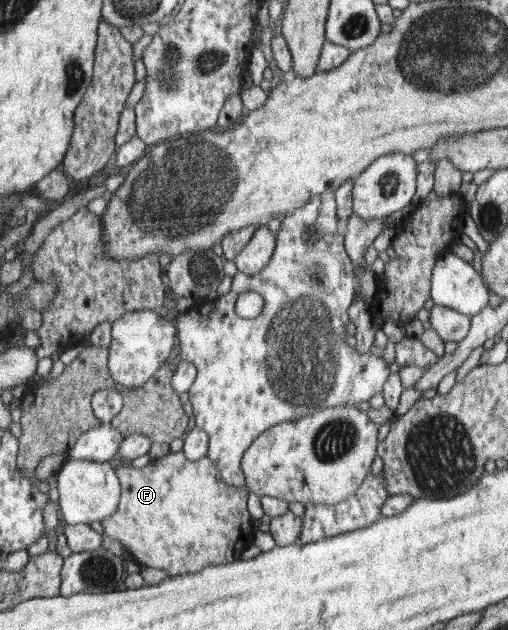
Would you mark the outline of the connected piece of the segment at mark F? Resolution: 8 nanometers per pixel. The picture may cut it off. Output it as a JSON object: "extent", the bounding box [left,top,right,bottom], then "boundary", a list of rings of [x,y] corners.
{"extent":[101,452,252,577],"boundary":[[[170,452],[167,455],[157,458],[156,460],[152,459],[149,463],[142,468],[132,467],[130,462],[120,462],[116,465],[116,470],[120,477],[120,482],[122,483],[122,488],[124,489],[124,496],[122,501],[120,501],[119,510],[116,510],[116,513],[112,514],[111,517],[108,517],[101,522],[105,534],[115,538],[119,543],[122,543],[125,551],[130,555],[130,558],[138,563],[140,566],[144,567],[153,567],[156,569],[164,570],[168,573],[168,577],[176,577],[179,575],[186,574],[196,574],[203,570],[206,566],[212,564],[224,564],[228,565],[234,560],[240,560],[240,552],[244,552],[250,544],[252,543],[252,524],[250,524],[250,514],[246,510],[246,498],[248,498],[248,486],[230,486],[224,482],[224,478],[220,476],[219,468],[215,466],[215,463],[212,462],[207,456],[198,459],[197,461],[192,461],[188,459],[184,452]]]}

